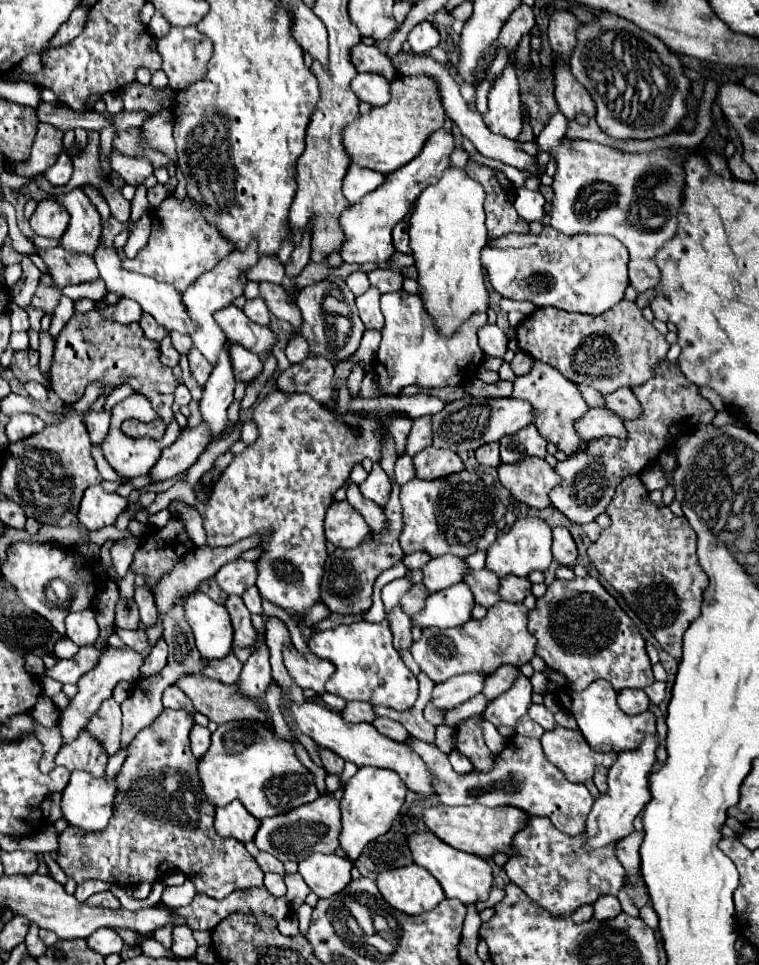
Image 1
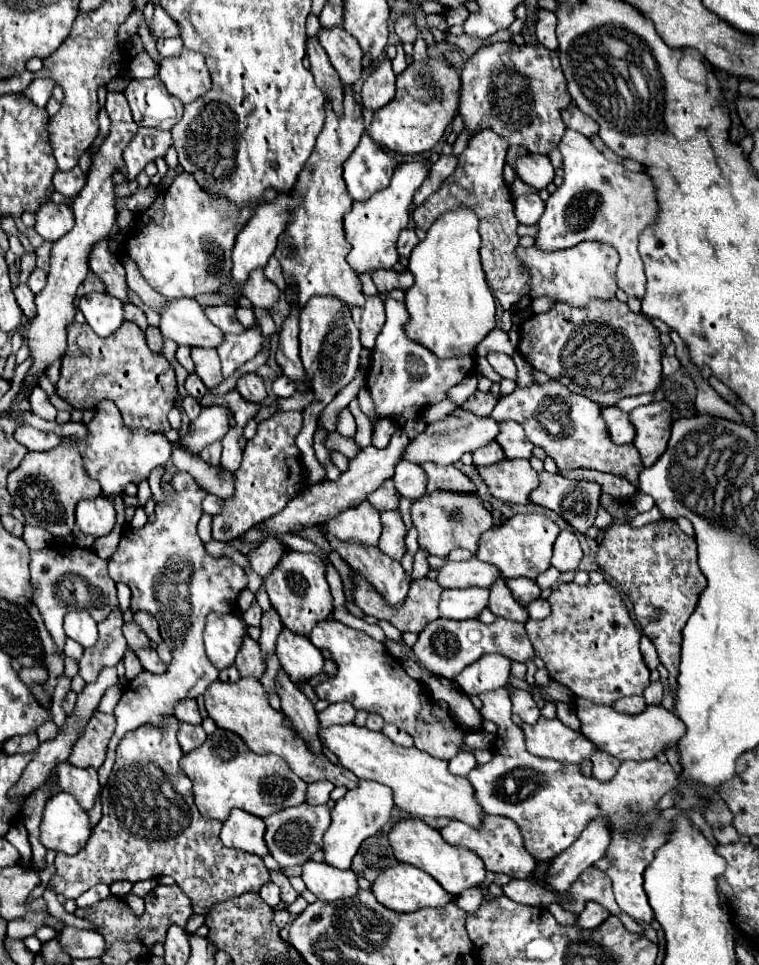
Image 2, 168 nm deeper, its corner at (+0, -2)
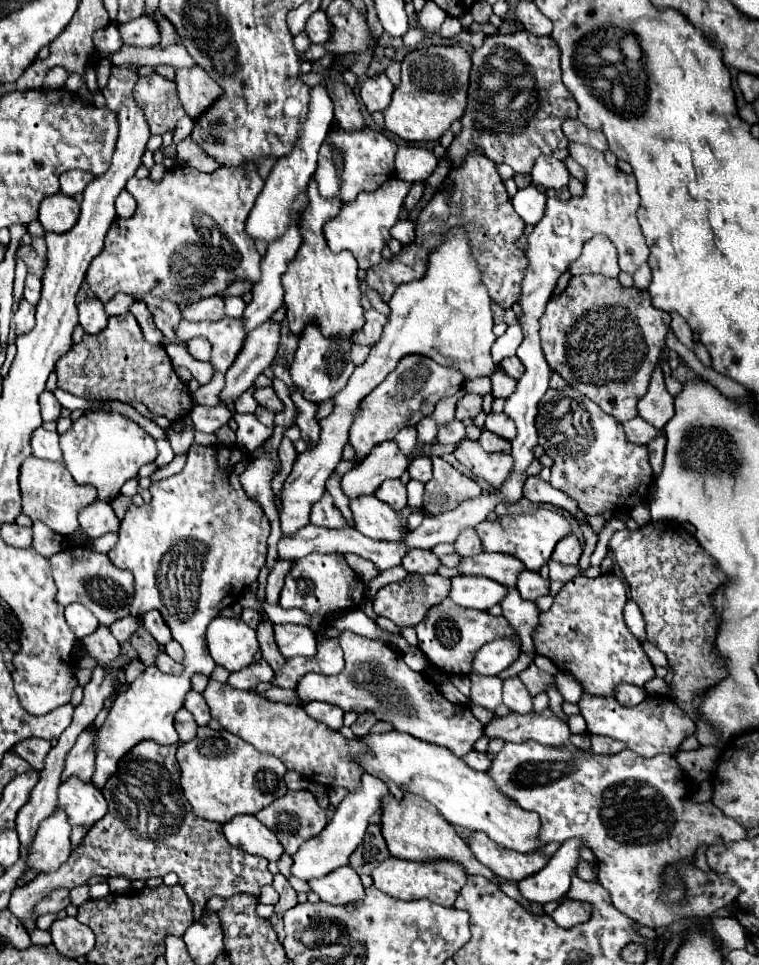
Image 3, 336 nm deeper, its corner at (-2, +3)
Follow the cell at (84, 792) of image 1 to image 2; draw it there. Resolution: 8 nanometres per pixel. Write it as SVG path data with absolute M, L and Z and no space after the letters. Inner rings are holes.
M57 793L45 803L39 825L39 841L45 849L75 855L85 847L89 835L89 817L71 795Z

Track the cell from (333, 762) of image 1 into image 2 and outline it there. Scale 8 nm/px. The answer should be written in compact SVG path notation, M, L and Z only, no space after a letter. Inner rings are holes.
M283 669L277 671L275 687L277 687L277 695L281 697L281 709L291 719L295 731L307 741L311 751L321 753L317 711L313 709L311 701L301 693L301 689L287 677Z

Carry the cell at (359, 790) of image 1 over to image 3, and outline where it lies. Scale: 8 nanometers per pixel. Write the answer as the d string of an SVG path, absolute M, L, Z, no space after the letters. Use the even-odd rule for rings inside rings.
M363 774L359 790L349 792L345 796L345 800L337 806L337 810L335 810L331 822L325 826L325 830L317 838L305 842L297 850L297 854L293 856L291 874L297 876L297 878L301 878L301 880L307 880L309 882L311 878L321 878L321 876L333 872L339 866L347 866L349 864L349 856L355 852L355 848L361 844L361 840L363 840L365 832L367 832L369 818L377 810L381 810L383 798L387 798L389 794L391 792L385 786L385 782L381 782L379 778L373 778L371 774Z

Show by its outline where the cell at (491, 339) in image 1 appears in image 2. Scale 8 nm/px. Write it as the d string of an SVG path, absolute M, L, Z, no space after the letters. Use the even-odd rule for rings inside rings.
M489 353L487 355L487 361L491 363L491 367L505 379L517 379L517 369L515 369L515 363L509 355L505 353Z

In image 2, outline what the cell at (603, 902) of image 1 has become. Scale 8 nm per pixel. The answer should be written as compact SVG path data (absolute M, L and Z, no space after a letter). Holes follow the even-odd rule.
M589 901L587 905L585 905L585 909L577 915L577 927L581 927L581 929L595 929L595 927L599 927L601 923L603 923L603 919L607 919L609 917L609 911L607 909L603 909L603 905L599 905L599 903L595 903L595 901Z

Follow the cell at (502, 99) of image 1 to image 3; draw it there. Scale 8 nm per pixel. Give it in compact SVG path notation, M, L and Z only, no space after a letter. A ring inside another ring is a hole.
M475 148L465 156L461 166L451 168L443 188L445 190L437 192L433 200L423 208L417 222L419 234L415 242L403 246L403 250L393 256L393 260L381 260L381 264L369 268L367 286L375 288L385 300L389 300L401 282L411 282L425 274L427 254L429 250L437 248L437 242L441 242L443 234L453 226L463 226L467 228L469 240L473 244L473 254L483 272L483 282L489 288L493 302L505 310L511 308L521 298L521 282L529 266L525 252L515 244L523 234L525 224L513 210L511 198L495 168L495 162L489 160L481 148Z

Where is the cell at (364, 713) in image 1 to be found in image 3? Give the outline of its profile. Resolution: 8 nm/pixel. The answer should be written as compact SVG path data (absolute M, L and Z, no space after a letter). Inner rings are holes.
M309 702L305 706L305 710L309 712L309 716L313 716L317 722L327 724L333 730L339 730L343 726L343 710L333 706L333 704L325 704L325 702Z

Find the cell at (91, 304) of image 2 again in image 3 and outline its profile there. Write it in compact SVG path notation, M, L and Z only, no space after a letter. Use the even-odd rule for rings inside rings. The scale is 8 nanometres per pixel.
M87 298L79 306L79 324L87 334L99 334L107 328L109 314L105 312L105 304L99 298Z

